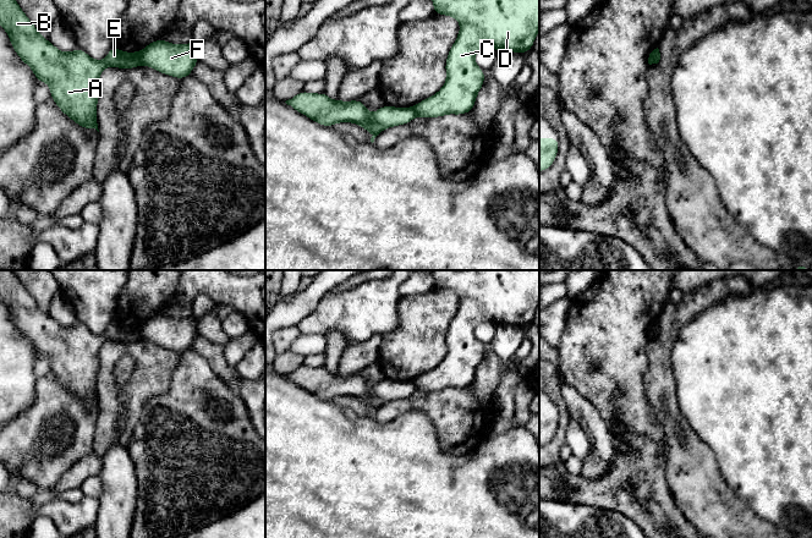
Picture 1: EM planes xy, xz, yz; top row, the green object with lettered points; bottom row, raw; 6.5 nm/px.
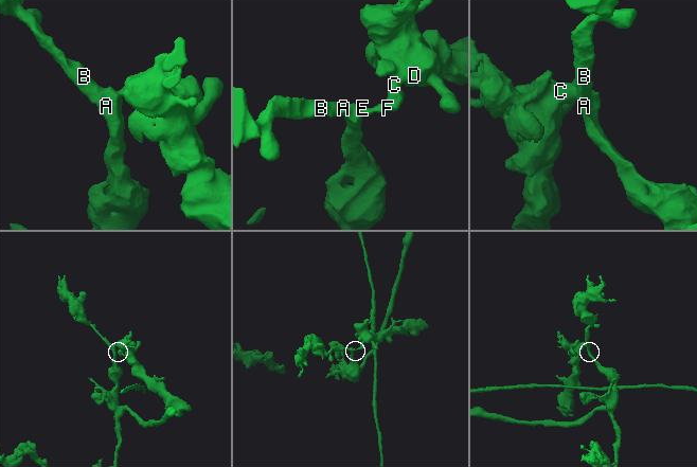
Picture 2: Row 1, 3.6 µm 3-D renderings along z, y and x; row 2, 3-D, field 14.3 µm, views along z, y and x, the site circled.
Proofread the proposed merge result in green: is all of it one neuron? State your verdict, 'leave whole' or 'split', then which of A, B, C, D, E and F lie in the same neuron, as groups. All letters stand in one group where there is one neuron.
split | A B E / C D F

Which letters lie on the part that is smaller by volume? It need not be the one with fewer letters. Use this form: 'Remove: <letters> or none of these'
Remove: C, D, F

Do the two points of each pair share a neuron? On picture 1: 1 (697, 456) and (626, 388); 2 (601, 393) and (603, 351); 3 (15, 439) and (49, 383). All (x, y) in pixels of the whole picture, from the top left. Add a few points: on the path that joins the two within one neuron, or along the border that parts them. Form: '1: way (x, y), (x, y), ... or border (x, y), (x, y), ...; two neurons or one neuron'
1: border (662, 415), (667, 451); two neurons
2: way (603, 383), (603, 361); one neuron
3: way (28, 426), (49, 405), (49, 396); one neuron

